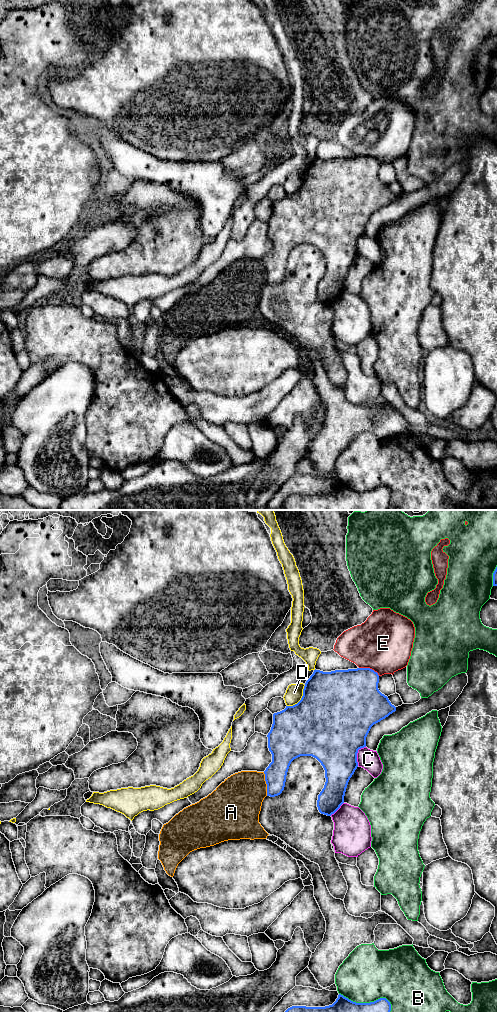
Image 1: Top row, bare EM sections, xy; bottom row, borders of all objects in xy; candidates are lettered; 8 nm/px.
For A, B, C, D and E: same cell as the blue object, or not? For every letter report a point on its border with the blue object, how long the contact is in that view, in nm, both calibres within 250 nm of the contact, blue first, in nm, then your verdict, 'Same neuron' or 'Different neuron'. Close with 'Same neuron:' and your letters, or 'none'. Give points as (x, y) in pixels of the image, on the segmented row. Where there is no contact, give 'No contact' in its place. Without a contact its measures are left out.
A: Touches blue at xy (266, 783). Shared border 190 nm. Thickness 180 nm (blue) against 380 nm. Different neuron
B: Touches blue at xy (368, 1003). Shared border 440 nm. Thickness 130 nm (blue) against 420 nm. Different neuron
C: Touches blue at xy (356, 754). Shared border 170 nm. Thickness 480 nm (blue) against 160 nm. Different neuron
D: Touches blue at xy (301, 699). Shared border 220 nm. Thickness 500 nm (blue) against 140 nm. Different neuron
E: Touches blue at xy (369, 668). Shared border 180 nm. Thickness 420 nm (blue) against 460 nm. Different neuron
Same neuron: none

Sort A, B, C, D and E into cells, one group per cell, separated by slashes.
A / B / C / D / E

